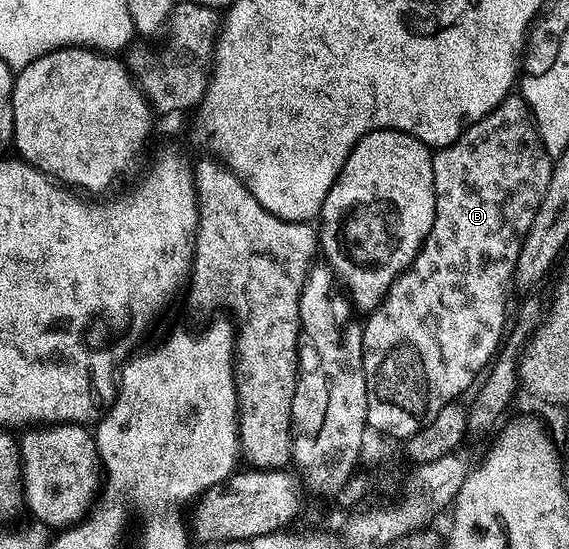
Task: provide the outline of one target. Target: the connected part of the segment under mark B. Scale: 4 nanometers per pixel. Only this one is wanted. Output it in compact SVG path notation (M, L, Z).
M519 93L508 95L505 101L501 101L501 105L497 105L497 109L493 109L493 113L481 117L481 121L477 121L472 127L465 129L461 133L461 137L457 137L455 143L449 144L448 147L438 148L432 154L431 160L433 161L433 181L435 182L433 229L429 229L429 237L425 237L423 247L417 253L417 257L410 267L403 274L398 275L395 284L393 284L395 289L395 335L407 335L407 343L411 343L411 347L415 347L415 355L419 355L419 359L423 359L423 363L427 363L427 371L411 371L411 379L419 379L419 375L423 375L423 379L427 379L427 399L423 399L423 395L419 395L419 399L415 399L415 395L411 395L411 387L395 387L395 403L399 403L399 407L403 407L403 411L415 411L415 415L419 415L419 419L426 419L426 421L427 415L431 415L431 411L440 411L445 403L456 402L462 391L469 390L468 392L470 392L496 357L496 352L504 340L505 328L509 323L507 294L510 293L511 287L513 288L517 259L523 249L523 239L529 233L535 220L535 214L539 212L539 206L545 197L545 189L551 180L553 166L552 156L548 155L547 150L543 148L543 142L535 128L535 118L531 116L531 110L528 109L522 94Z

